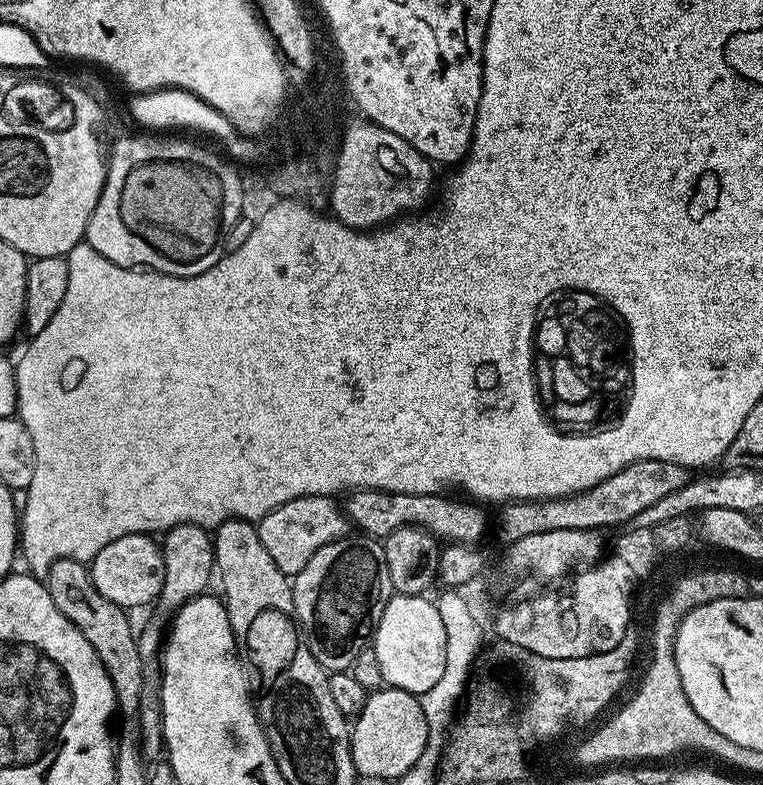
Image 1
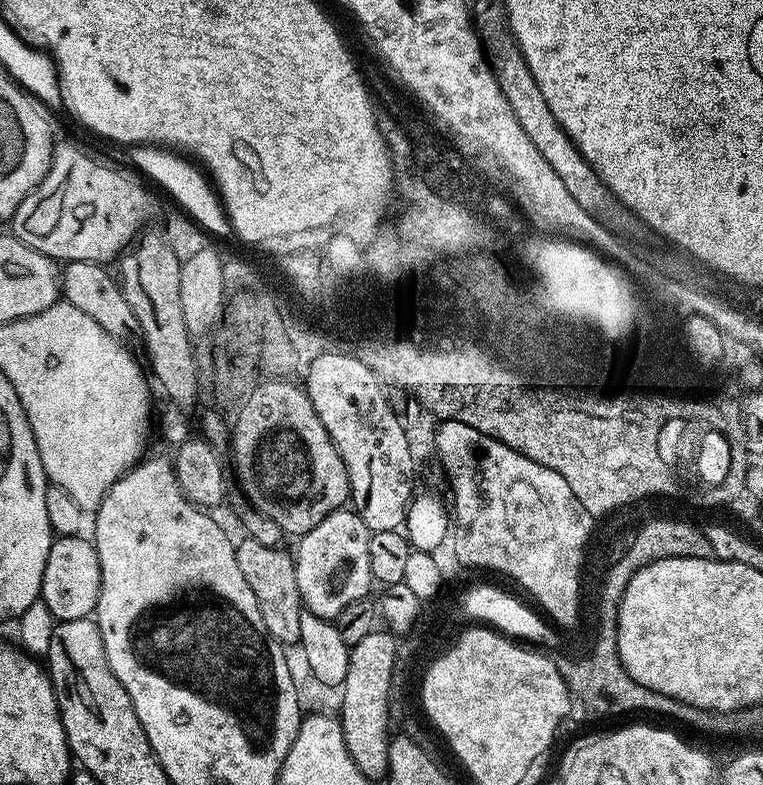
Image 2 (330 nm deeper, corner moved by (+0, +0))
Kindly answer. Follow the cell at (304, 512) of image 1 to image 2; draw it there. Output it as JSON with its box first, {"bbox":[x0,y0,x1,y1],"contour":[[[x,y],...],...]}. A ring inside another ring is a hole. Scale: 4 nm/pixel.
{"bbox":[236,538,306,646],"contour":[[[249,538],[236,544],[236,561],[238,570],[242,570],[242,578],[254,590],[254,598],[258,602],[258,610],[262,610],[262,622],[266,622],[266,630],[285,646],[296,646],[302,634],[302,614],[306,610],[298,590],[296,577],[296,561],[287,547],[262,546]]]}

